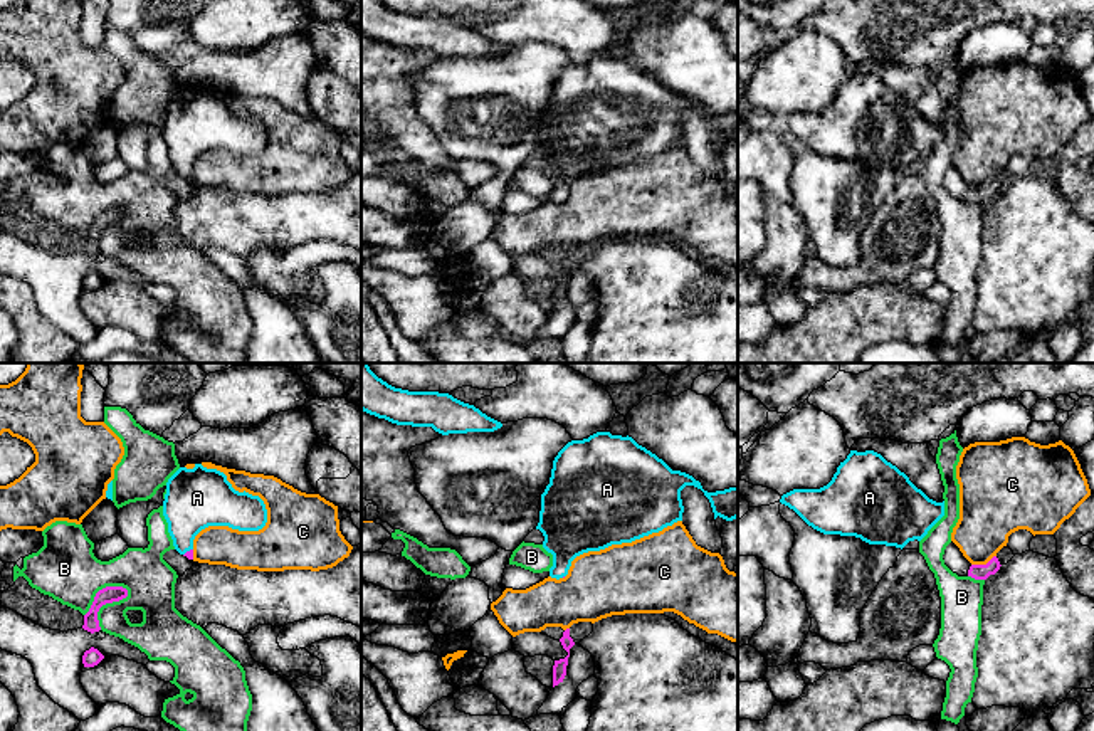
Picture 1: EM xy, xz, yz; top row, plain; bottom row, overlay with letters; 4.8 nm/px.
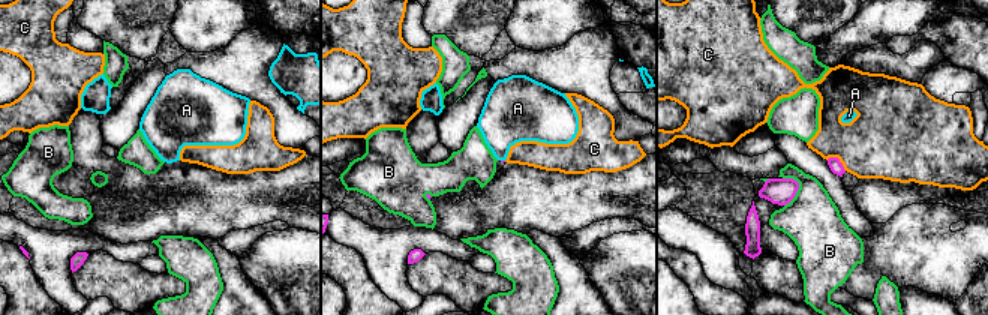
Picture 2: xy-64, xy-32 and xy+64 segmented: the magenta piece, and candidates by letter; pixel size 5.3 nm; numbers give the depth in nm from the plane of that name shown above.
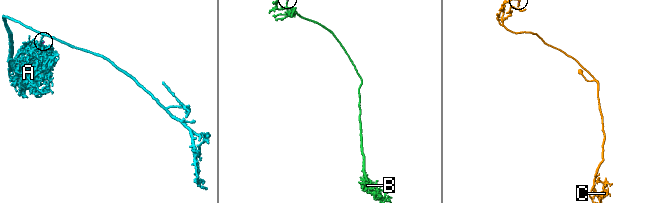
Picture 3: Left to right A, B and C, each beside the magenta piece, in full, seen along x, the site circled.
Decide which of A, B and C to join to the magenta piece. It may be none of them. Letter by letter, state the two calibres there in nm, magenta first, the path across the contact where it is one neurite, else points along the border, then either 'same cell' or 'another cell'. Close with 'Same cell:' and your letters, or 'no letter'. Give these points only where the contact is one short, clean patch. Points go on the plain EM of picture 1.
A: 40 nm thick on the magenta side, 280 nm on the other; runs through xy (189, 178), (187, 175), (187, 135), (194, 125); same cell
B: 80 nm thick on the magenta side, 300 nm on the other; another cell
C: 80 nm thick on the magenta side, 280 nm on the other; border along yz (995, 178), (985, 187), (972, 189); another cell
Same cell: A

